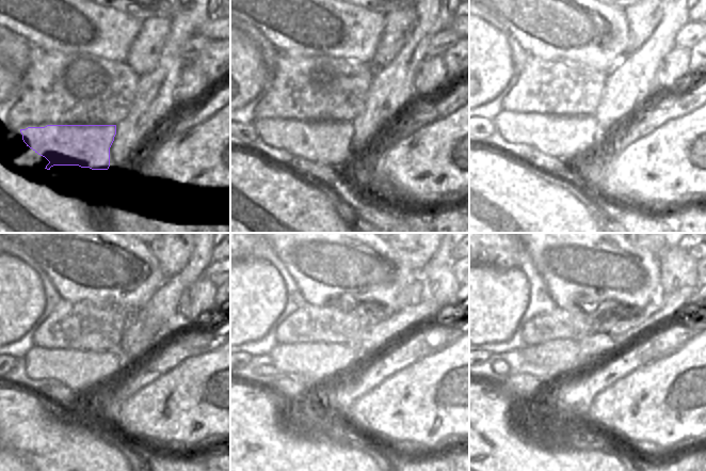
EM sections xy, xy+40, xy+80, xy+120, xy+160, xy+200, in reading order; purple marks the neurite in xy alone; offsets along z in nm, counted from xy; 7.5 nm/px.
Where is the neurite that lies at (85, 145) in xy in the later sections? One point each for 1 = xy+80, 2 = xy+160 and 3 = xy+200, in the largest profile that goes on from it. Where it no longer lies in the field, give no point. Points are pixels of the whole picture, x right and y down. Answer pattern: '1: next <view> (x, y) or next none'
1: next xy+80 (565, 141)
2: next xy+160 (327, 369)
3: next xy+200 (565, 366)

